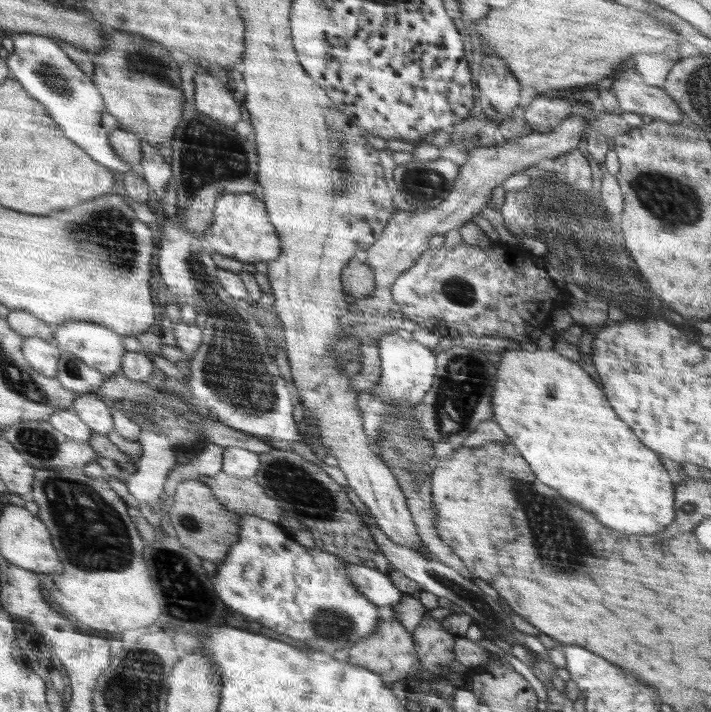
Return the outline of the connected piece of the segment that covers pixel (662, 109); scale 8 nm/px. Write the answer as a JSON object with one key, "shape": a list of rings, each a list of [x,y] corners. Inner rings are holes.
{"shape":[[[630,66],[612,74],[614,83],[609,88],[621,104],[621,112],[649,115],[666,122],[680,122],[683,112],[678,103],[662,87],[646,84],[638,71]]]}

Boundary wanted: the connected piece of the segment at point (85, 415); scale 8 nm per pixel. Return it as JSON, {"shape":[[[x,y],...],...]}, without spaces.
{"shape":[[[84,393],[80,396],[73,405],[73,410],[78,412],[80,420],[97,434],[107,436],[115,428],[108,406],[93,393]]]}

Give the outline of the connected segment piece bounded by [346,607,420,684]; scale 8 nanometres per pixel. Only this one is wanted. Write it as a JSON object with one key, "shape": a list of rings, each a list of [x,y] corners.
{"shape":[[[383,609],[382,620],[378,622],[378,627],[366,637],[358,640],[352,647],[348,648],[346,660],[348,662],[364,668],[369,668],[372,672],[377,672],[382,676],[386,684],[393,684],[400,681],[400,678],[406,678],[406,674],[412,670],[412,666],[420,667],[420,660],[416,660],[412,636],[406,631],[400,619],[390,609]]]}

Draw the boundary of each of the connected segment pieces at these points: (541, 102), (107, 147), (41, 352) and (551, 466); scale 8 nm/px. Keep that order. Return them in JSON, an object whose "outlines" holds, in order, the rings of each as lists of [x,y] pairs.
{"outlines":[[[[540,94],[524,110],[524,120],[533,131],[544,134],[564,123],[570,112],[570,104],[565,99]]],[[[32,33],[12,35],[15,53],[8,60],[8,65],[15,78],[22,81],[22,85],[33,97],[42,100],[50,108],[50,112],[54,112],[54,120],[58,120],[58,124],[66,128],[66,134],[82,144],[82,148],[86,148],[86,152],[90,152],[94,160],[102,160],[102,164],[122,174],[131,171],[142,174],[140,164],[130,165],[112,148],[109,133],[102,127],[100,118],[106,111],[103,98],[93,79],[86,76],[78,64],[64,52],[64,48],[52,38]]],[[[40,336],[26,337],[25,355],[38,372],[57,377],[60,374],[62,350],[58,344]]],[[[547,343],[543,347],[524,346],[524,348],[510,348],[504,350],[501,355],[500,362],[496,363],[496,382],[494,382],[494,390],[492,390],[492,407],[495,422],[500,425],[500,428],[509,437],[508,440],[512,444],[512,448],[518,449],[526,461],[534,464],[534,476],[538,476],[538,480],[542,480],[544,484],[550,484],[550,488],[558,488],[558,492],[562,492],[562,496],[566,496],[566,500],[576,502],[580,508],[586,508],[586,512],[594,512],[594,516],[598,516],[598,520],[602,520],[602,524],[620,530],[620,532],[628,532],[628,534],[656,534],[662,532],[666,526],[670,526],[676,518],[674,512],[674,484],[672,478],[668,474],[668,470],[662,466],[659,454],[652,452],[650,448],[646,448],[636,434],[630,430],[628,424],[624,424],[616,412],[610,408],[604,392],[592,382],[592,378],[576,364],[577,361],[572,361],[566,356],[560,356],[558,352],[548,346]]]]}

